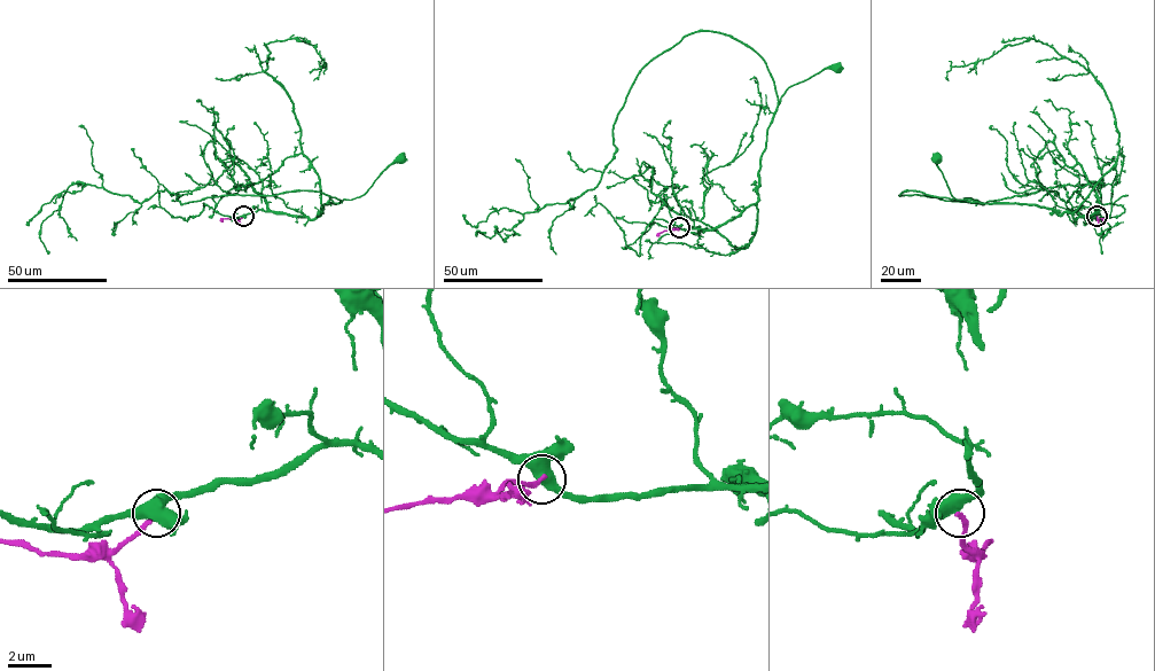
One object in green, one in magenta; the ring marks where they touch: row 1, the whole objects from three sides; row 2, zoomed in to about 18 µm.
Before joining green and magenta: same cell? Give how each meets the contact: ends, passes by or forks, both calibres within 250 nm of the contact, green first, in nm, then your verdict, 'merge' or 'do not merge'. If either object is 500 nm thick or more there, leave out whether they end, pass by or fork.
calibres 550 and 200 nm; do not merge

